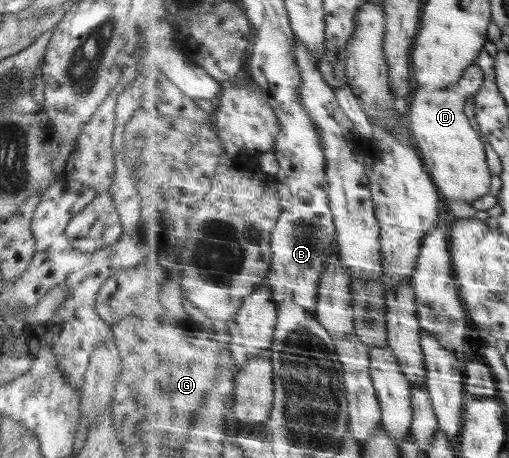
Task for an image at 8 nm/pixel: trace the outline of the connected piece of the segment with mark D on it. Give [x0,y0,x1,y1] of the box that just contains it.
[409,65,493,203]

